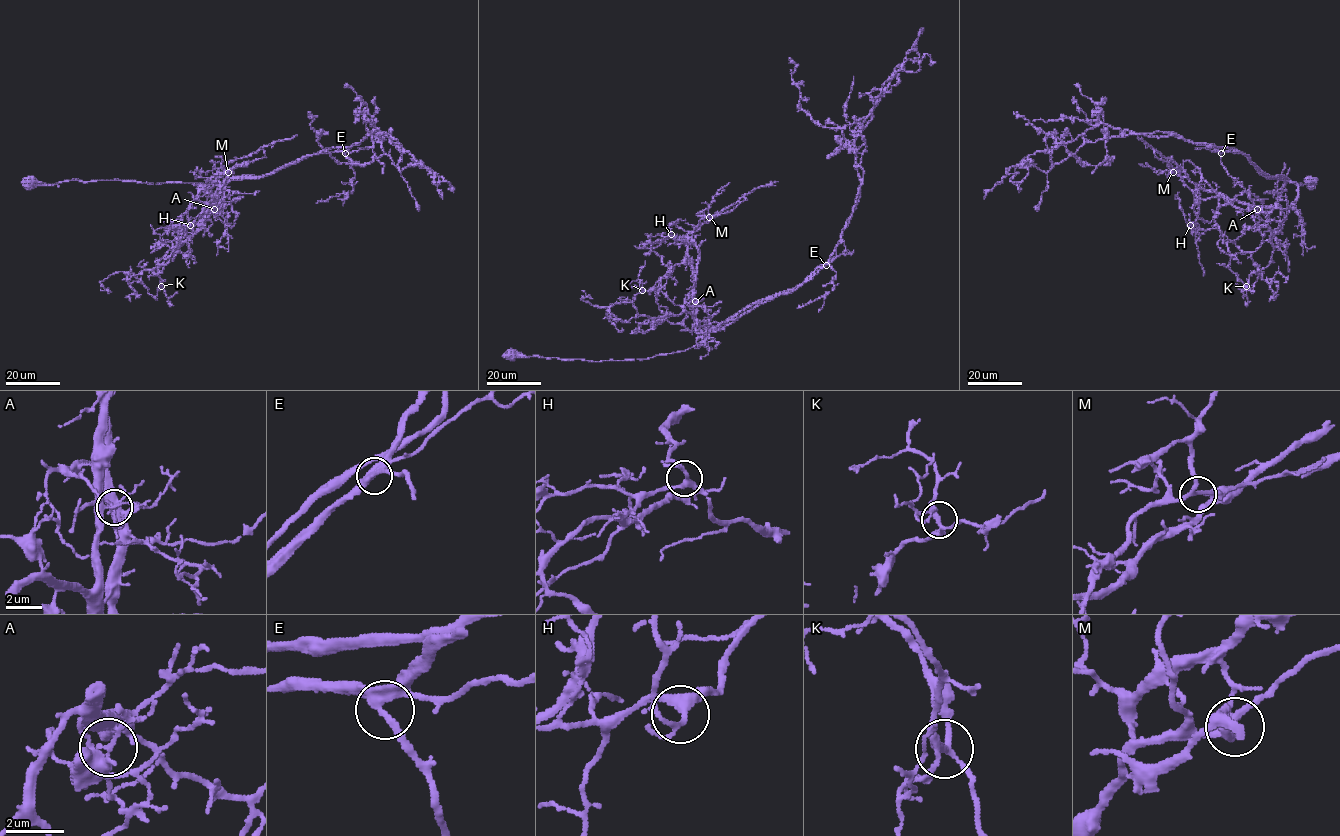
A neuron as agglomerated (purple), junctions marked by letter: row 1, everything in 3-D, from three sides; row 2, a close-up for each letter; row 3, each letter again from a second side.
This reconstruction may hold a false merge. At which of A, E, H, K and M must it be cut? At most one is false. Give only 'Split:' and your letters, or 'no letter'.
Split: A

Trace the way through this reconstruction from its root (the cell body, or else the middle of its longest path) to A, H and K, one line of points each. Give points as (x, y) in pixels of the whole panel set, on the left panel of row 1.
A: (29, 180), (46, 184), (73, 180), (219, 184), (223, 201), (215, 209)
H: (29, 180), (46, 184), (73, 180), (219, 184), (223, 201), (212, 211), (218, 197), (211, 200), (190, 225)
K: (29, 180), (46, 184), (73, 180), (219, 184), (223, 201), (201, 221), (182, 229), (152, 270), (161, 286)

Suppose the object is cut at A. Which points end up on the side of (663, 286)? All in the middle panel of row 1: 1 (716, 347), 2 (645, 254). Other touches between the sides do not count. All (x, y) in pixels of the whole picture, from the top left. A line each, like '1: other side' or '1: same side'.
1: same side
2: other side

